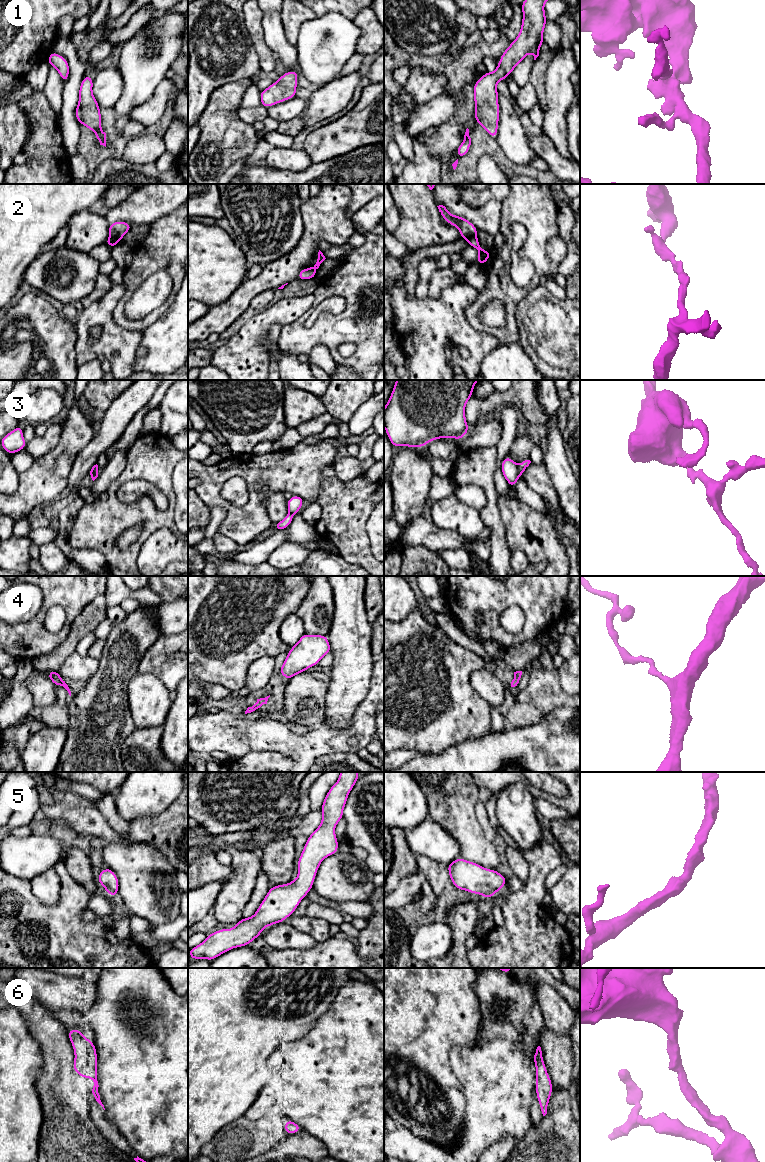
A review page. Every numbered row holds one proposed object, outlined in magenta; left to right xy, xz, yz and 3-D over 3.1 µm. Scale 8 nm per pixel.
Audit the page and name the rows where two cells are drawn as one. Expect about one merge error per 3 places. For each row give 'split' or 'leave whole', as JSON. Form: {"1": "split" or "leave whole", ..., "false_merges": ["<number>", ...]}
{"1": "leave whole", "2": "split", "3": "split", "4": "leave whole", "5": "leave whole", "6": "leave whole", "false_merges": ["2", "3"]}

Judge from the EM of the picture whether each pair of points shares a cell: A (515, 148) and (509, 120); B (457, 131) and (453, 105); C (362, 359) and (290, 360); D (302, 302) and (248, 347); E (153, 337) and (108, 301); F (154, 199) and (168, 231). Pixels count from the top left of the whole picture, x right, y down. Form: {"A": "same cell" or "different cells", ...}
{"A": "same cell", "B": "different cells", "C": "different cells", "D": "same cell", "E": "different cells", "F": "different cells"}

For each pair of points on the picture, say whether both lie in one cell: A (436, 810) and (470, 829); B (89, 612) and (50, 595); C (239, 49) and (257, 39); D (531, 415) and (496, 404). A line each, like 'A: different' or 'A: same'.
A: same
B: different
C: different
D: same

